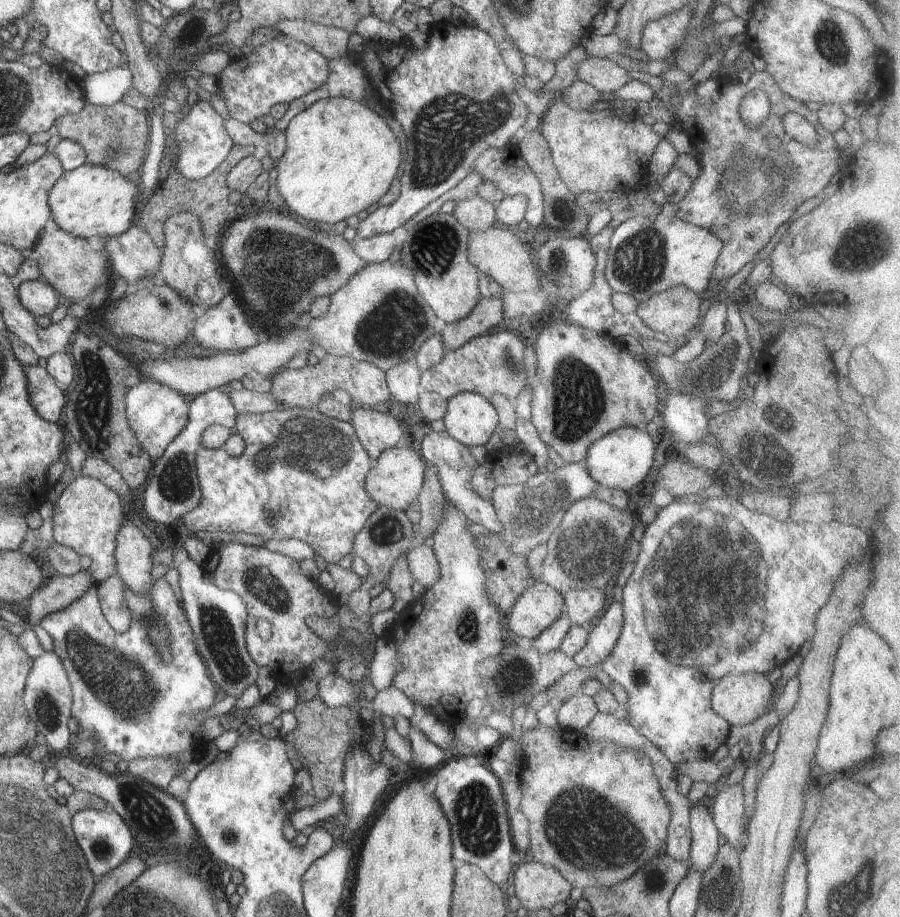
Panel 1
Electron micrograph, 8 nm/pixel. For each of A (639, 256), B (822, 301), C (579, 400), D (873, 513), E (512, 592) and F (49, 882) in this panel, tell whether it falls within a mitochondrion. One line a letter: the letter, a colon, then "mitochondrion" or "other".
A: mitochondrion
B: other
C: mitochondrion
D: other
E: other
F: mitochondrion

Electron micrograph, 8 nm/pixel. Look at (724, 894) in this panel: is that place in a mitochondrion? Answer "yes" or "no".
no

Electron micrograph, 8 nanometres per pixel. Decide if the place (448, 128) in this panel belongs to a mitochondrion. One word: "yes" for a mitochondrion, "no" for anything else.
yes

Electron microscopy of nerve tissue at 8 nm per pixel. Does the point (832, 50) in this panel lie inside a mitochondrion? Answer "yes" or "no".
yes

